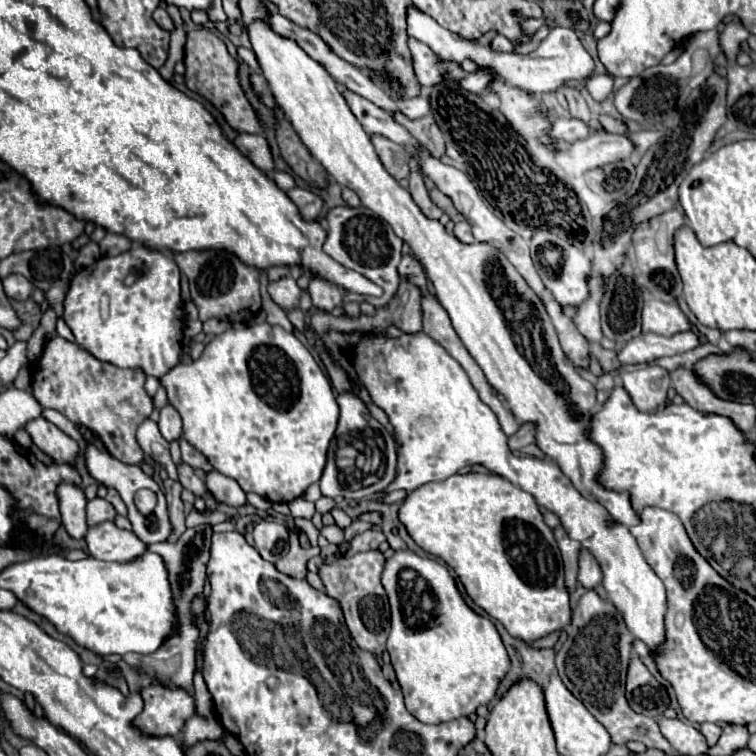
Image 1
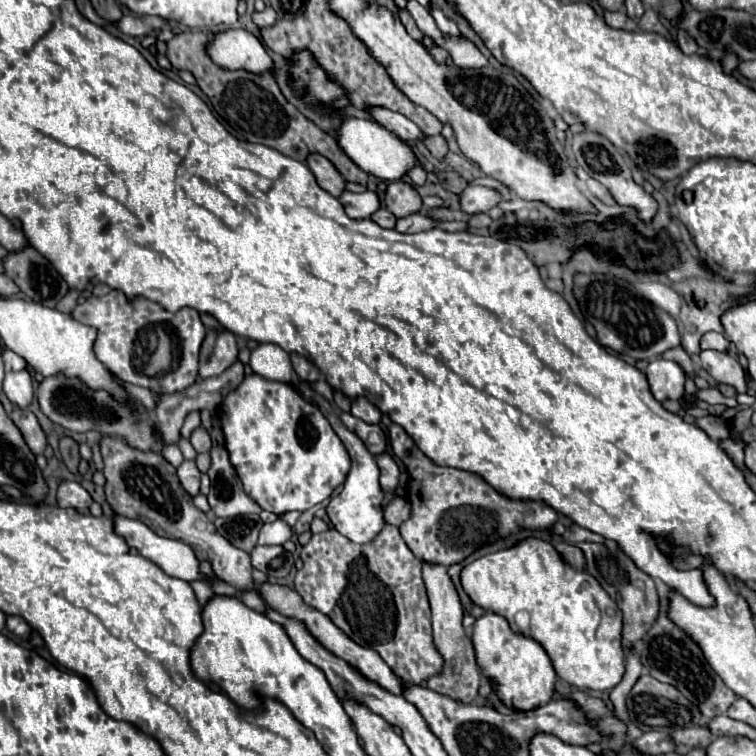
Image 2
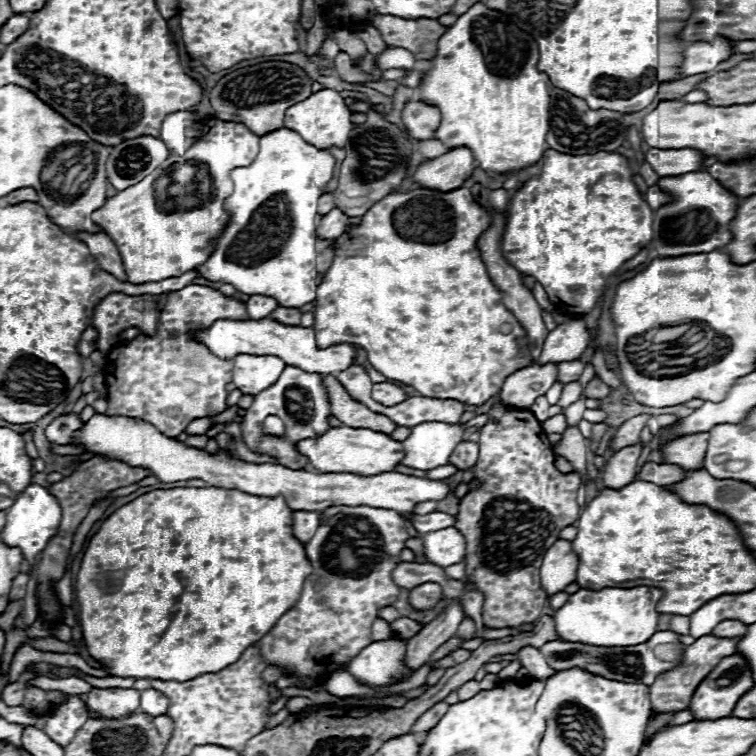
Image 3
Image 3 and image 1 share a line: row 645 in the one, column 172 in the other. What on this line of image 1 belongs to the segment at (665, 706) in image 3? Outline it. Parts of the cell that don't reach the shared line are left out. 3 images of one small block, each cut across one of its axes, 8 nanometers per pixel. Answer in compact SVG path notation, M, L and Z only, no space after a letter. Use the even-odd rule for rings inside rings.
M152 684L142 690L144 710L134 718L134 726L144 736L172 736L180 738L182 724L196 712L194 698L182 690L166 690L160 684Z

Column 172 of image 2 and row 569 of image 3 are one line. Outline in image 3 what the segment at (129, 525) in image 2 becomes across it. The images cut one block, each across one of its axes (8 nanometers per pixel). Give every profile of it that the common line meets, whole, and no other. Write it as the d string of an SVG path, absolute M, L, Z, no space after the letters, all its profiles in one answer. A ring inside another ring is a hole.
M556 540L544 554L542 566L540 566L540 580L542 588L548 596L564 590L570 582L576 580L578 570L578 556L572 550L572 544L568 540Z

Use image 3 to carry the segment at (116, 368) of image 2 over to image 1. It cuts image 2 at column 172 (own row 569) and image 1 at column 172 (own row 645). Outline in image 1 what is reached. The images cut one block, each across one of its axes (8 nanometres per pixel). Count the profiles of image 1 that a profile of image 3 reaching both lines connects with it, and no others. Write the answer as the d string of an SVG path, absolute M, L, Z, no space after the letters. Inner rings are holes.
M132 246L120 256L104 256L72 278L64 300L64 320L76 342L94 358L118 368L142 368L146 376L162 378L178 364L182 350L186 315L180 277L174 258L164 252ZM140 256L150 256L144 276L132 286L124 286L128 272L140 266Z

